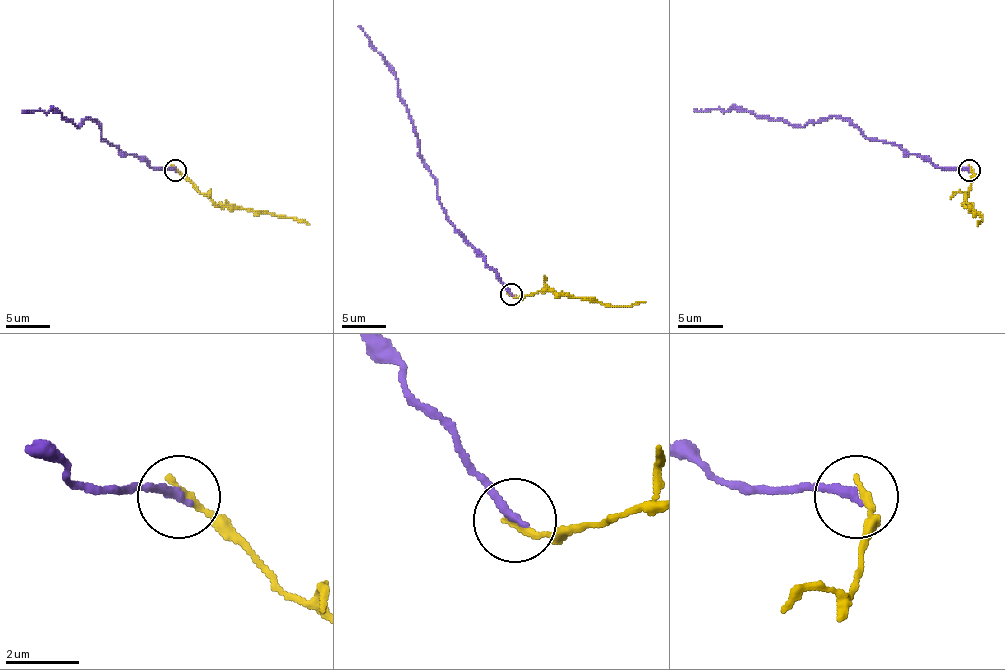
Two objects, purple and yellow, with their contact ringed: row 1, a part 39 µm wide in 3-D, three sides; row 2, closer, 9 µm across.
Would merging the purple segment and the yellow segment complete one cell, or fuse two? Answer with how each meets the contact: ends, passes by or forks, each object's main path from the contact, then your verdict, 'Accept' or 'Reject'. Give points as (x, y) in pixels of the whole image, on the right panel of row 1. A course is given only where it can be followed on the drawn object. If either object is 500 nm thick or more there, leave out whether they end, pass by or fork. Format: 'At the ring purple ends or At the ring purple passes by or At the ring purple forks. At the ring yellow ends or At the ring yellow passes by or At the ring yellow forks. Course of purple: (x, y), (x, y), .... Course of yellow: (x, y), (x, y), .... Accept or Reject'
At the ring purple ends. At the ring yellow ends. Course of purple: (969, 169), (939, 167), (892, 142), (870, 140), (856, 127), (834, 115), (793, 127), (741, 111), (694, 109). Course of yellow: (971, 169), (973, 181), (964, 201), (982, 217), (978, 226). Reject

